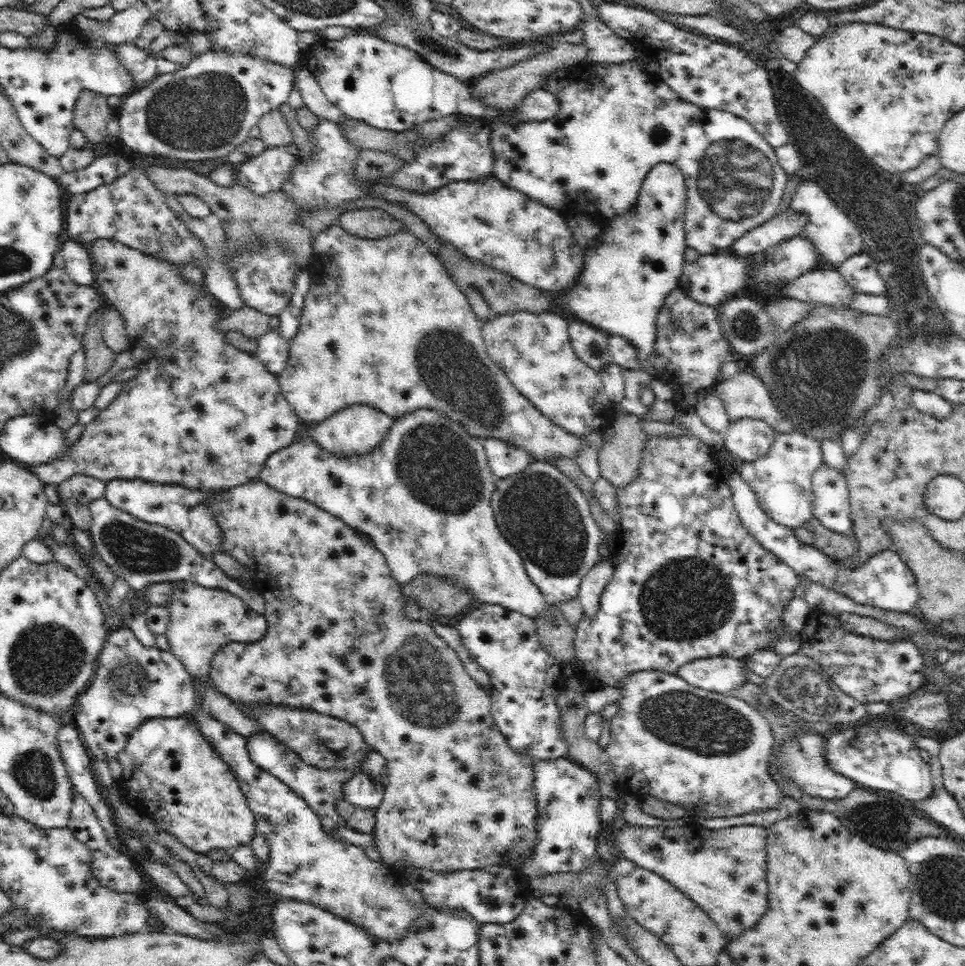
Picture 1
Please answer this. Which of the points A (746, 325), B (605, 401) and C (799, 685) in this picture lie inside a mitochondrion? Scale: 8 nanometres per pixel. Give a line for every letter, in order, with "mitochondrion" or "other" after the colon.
A: mitochondrion
B: other
C: mitochondrion

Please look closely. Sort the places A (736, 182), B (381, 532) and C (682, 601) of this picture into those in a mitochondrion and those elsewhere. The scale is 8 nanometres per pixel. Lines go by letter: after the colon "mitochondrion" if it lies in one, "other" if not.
A: mitochondrion
B: other
C: mitochondrion

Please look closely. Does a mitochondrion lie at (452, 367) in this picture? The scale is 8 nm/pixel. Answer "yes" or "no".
yes

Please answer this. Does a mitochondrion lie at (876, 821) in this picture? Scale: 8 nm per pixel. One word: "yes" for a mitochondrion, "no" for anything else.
yes

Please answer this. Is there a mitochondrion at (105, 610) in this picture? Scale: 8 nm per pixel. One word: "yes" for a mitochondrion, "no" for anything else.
no

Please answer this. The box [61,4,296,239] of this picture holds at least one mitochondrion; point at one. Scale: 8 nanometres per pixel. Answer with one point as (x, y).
(207, 111)

